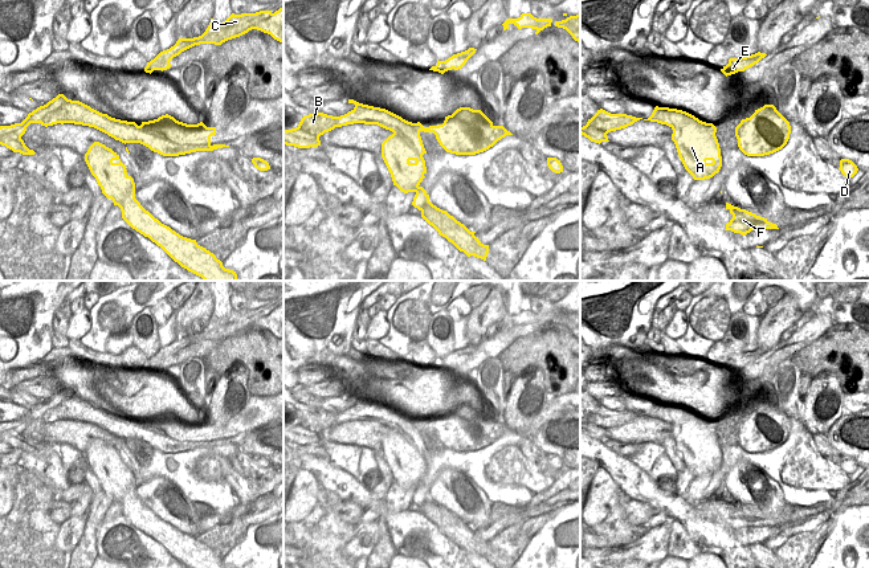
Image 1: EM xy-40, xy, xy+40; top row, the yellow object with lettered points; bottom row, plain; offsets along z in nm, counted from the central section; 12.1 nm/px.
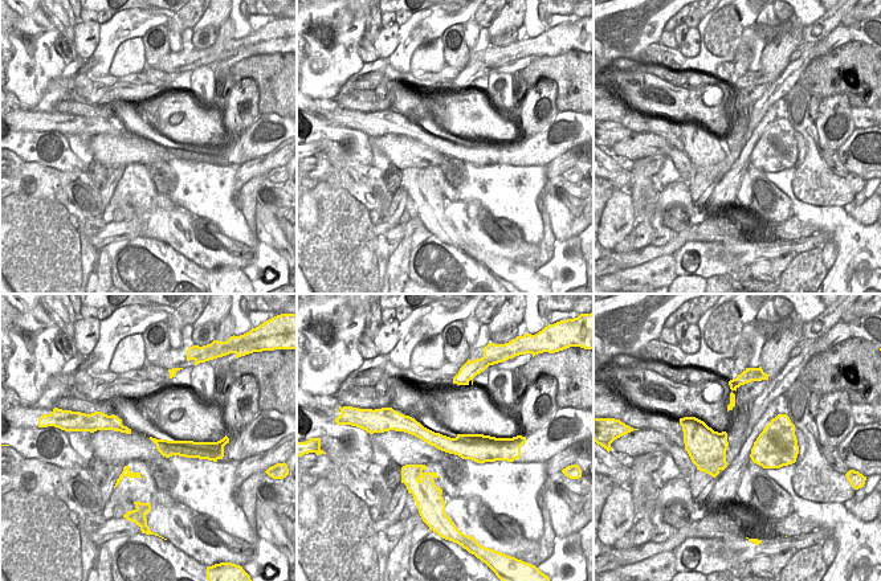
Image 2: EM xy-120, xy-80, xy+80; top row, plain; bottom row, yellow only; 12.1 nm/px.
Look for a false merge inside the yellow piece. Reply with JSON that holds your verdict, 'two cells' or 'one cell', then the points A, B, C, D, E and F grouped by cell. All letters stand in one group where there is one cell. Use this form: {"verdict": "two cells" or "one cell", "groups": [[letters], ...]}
{"verdict": "two cells", "groups": [["A", "F"], ["B", "C", "D", "E"]]}

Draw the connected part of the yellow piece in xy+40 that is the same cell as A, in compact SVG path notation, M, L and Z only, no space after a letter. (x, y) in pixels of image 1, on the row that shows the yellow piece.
M689 113L672 114L673 134L678 156L694 180L713 177L722 167L721 148L710 132L710 123Z

